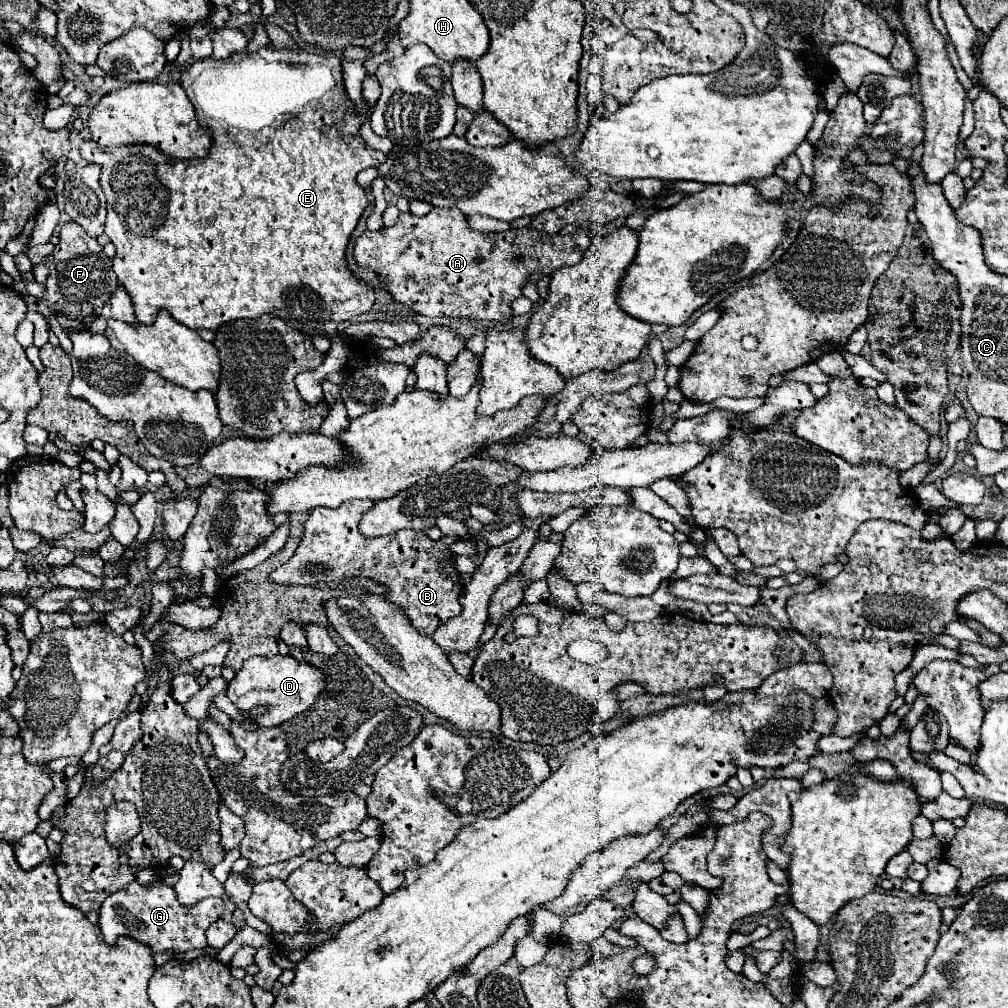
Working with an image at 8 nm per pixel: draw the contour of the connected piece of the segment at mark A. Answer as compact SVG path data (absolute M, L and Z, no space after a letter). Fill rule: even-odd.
M434 207L428 215L424 217L414 217L414 215L408 215L408 213L402 213L398 217L398 223L394 227L384 227L380 231L366 231L362 233L358 239L356 239L356 247L354 247L354 255L356 255L356 261L360 265L368 265L372 271L376 273L382 273L388 277L388 293L394 297L394 301L402 303L404 307L408 307L410 311L414 313L420 313L420 315L426 315L426 317L454 317L454 319L470 319L470 321L496 321L496 323L506 323L510 317L512 317L512 309L510 309L510 303L522 295L522 287L524 283L528 281L528 277L532 273L554 273L556 269L560 267L566 267L566 265L574 265L574 263L580 263L582 257L584 257L584 251L590 247L590 233L589 230L579 229L575 233L570 235L546 235L546 233L540 233L532 227L522 227L522 229L508 229L508 231L502 231L502 233L478 233L474 229L470 229L466 217L462 215L462 211L458 211L456 207Z

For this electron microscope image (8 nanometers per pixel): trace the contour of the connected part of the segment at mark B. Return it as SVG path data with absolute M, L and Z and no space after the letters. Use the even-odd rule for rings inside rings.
M352 501L342 503L342 507L336 509L316 507L310 511L308 521L304 523L302 541L294 557L276 569L272 573L272 579L274 583L310 587L316 583L330 583L348 577L372 579L378 585L386 587L386 593L382 597L398 605L420 635L430 637L444 621L458 617L462 611L462 605L458 601L462 593L462 581L460 573L456 571L454 555L448 549L454 541L458 541L458 537L442 535L438 541L432 541L426 531L404 529L398 531L398 535L368 539L358 531L358 521L372 507L374 503L370 501ZM308 565L322 565L324 573L320 577L314 577L310 571L306 571Z

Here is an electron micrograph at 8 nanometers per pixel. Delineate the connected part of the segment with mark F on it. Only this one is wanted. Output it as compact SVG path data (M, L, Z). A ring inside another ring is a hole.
M76 221L64 223L58 237L60 243L54 247L54 251L32 267L34 281L46 287L44 295L36 299L36 313L44 315L46 321L50 315L54 315L66 333L88 331L90 323L100 317L104 303L118 289L118 279L110 267L112 261L102 253L102 247L96 243L96 239L88 237Z

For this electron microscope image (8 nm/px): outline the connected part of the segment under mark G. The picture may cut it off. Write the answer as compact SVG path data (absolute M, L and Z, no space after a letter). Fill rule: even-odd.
M138 881L130 883L126 891L118 891L110 895L102 903L100 911L100 929L104 935L104 941L108 945L116 945L118 937L130 937L134 941L140 941L152 949L152 953L162 953L162 951L190 951L190 949L200 949L206 957L216 957L218 949L212 949L206 943L206 929L220 919L224 911L222 899L210 897L186 911L174 895L174 889L164 885L164 883L152 883L150 889L142 887Z

